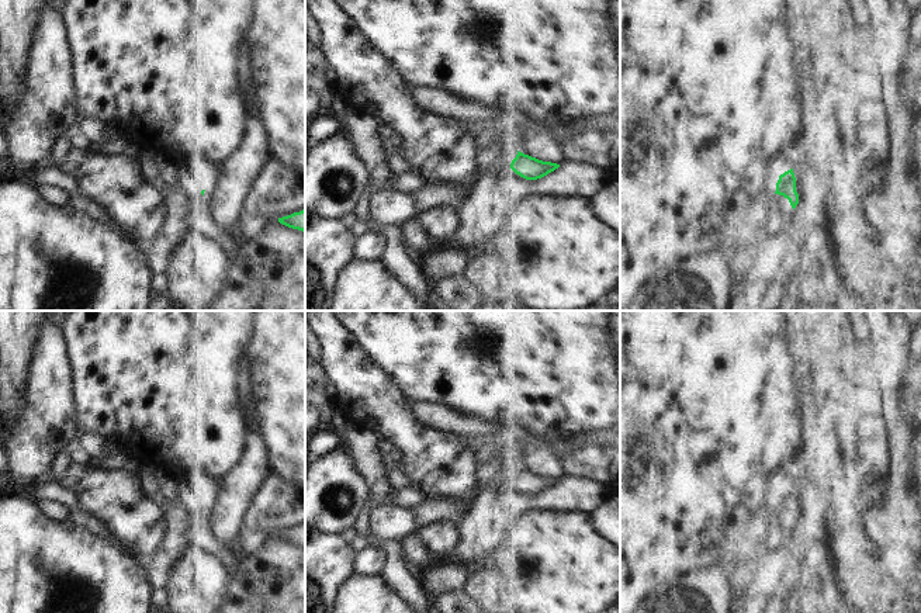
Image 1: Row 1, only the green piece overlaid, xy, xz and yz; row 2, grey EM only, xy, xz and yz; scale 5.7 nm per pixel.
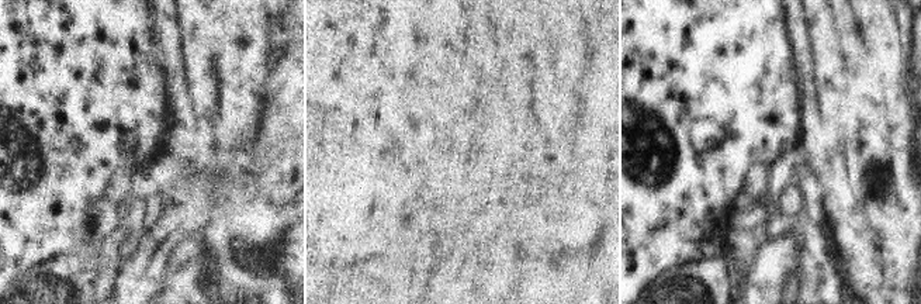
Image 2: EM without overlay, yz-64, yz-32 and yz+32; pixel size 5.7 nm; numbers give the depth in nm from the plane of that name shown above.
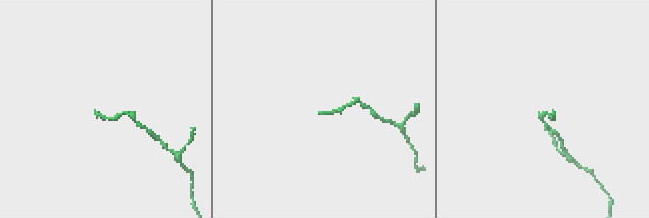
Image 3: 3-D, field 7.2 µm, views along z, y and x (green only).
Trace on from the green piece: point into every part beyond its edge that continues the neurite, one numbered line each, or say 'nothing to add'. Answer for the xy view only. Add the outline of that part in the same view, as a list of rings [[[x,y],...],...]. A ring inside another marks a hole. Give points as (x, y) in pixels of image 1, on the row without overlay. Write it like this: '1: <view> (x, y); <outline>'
nothing to add

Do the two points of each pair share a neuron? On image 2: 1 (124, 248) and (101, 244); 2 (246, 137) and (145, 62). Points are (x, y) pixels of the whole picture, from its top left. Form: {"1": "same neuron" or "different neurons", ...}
{"1": "different neurons", "2": "different neurons"}

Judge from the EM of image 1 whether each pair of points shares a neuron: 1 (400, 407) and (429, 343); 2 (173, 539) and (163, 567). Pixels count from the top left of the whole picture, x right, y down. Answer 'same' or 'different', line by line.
1: different
2: same

